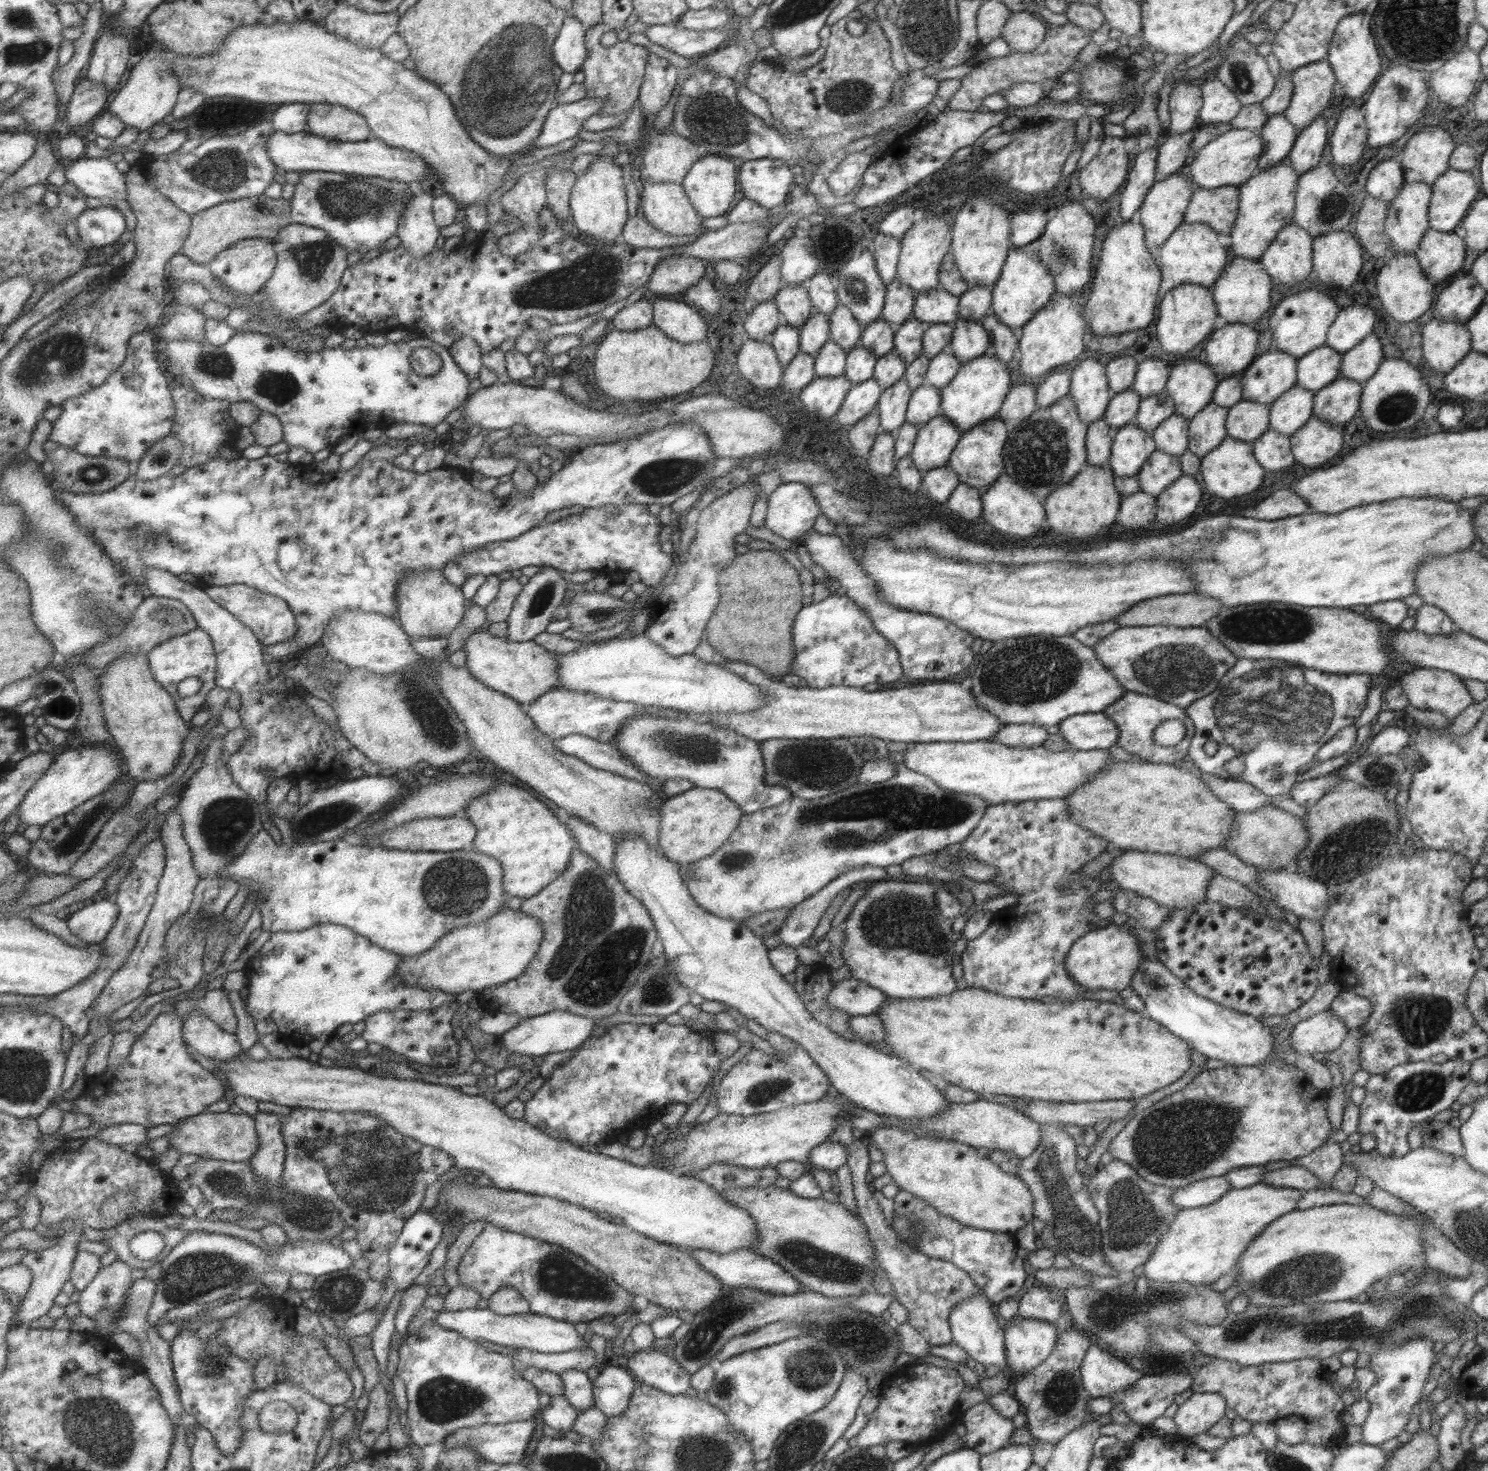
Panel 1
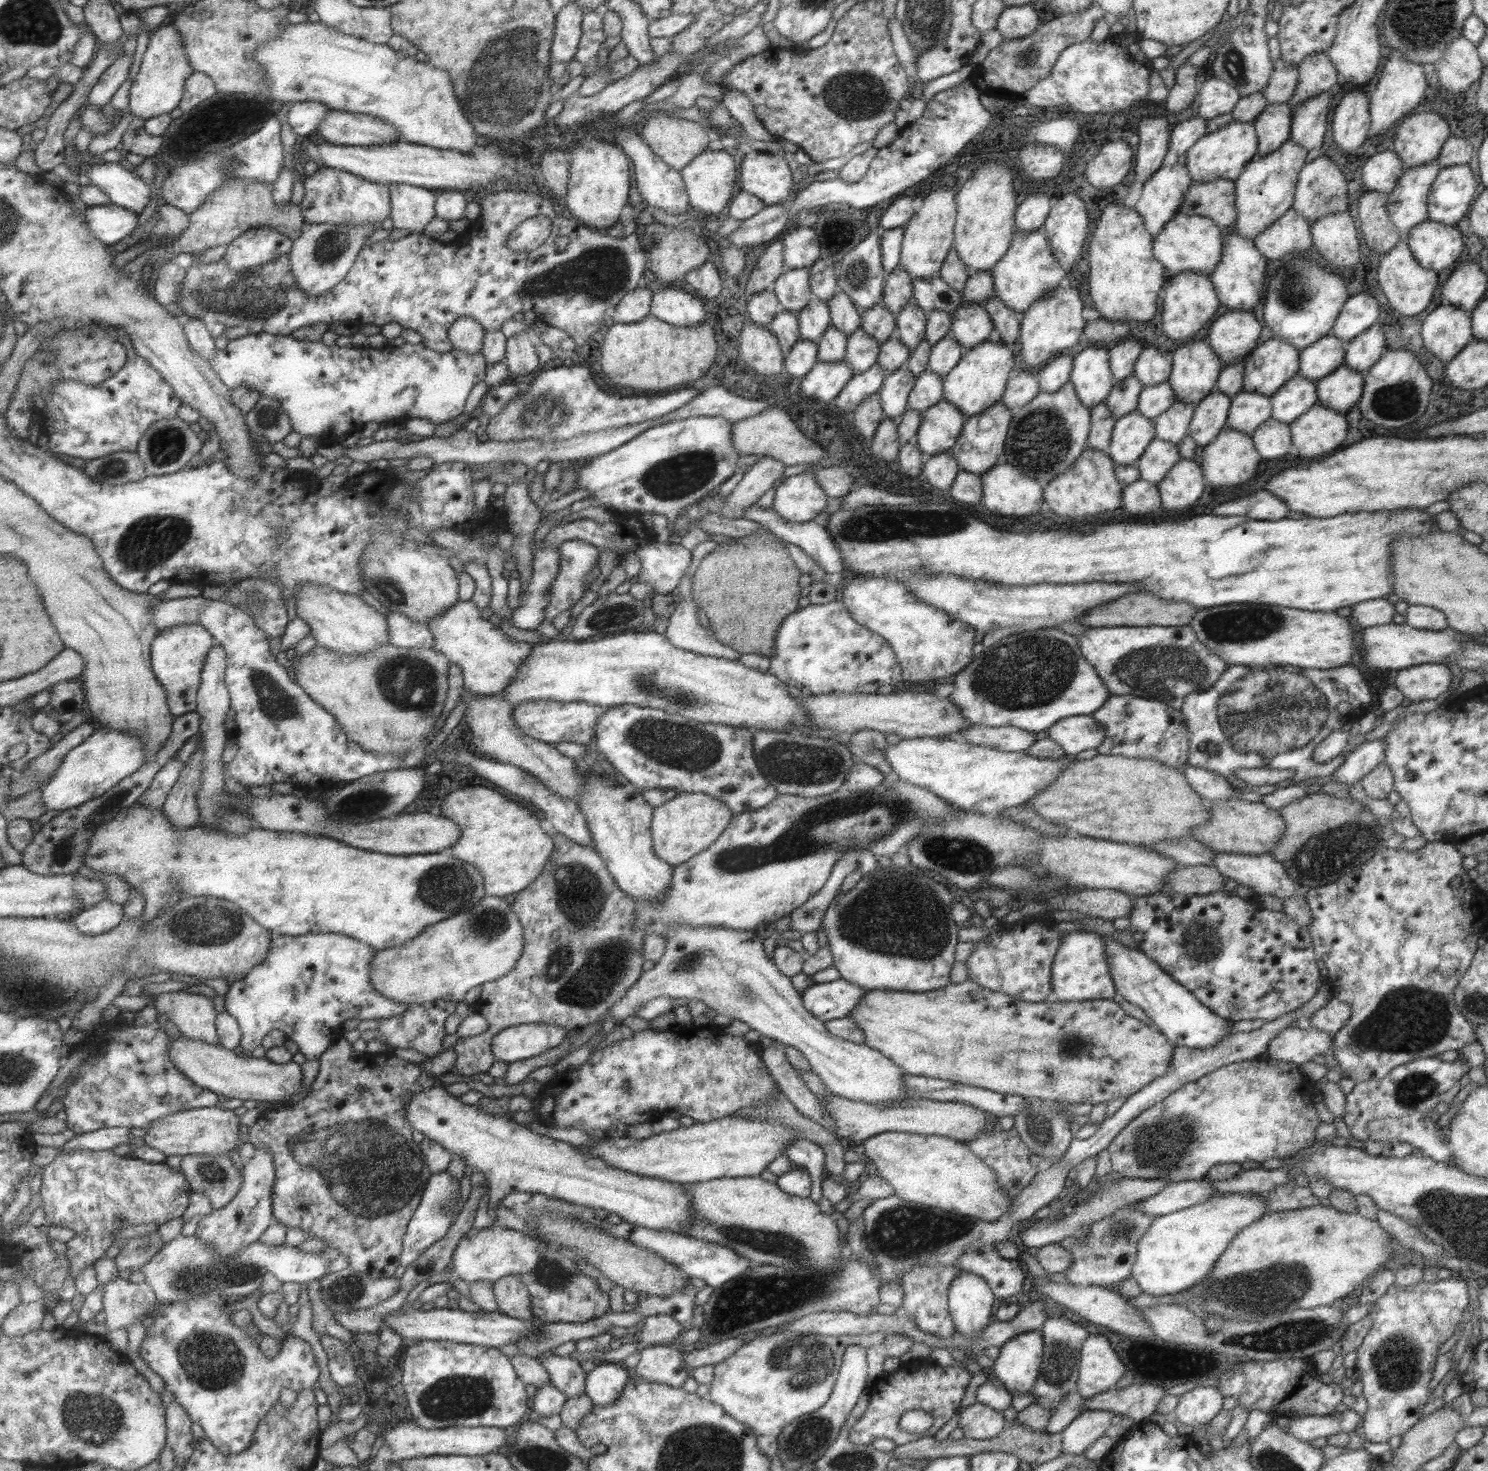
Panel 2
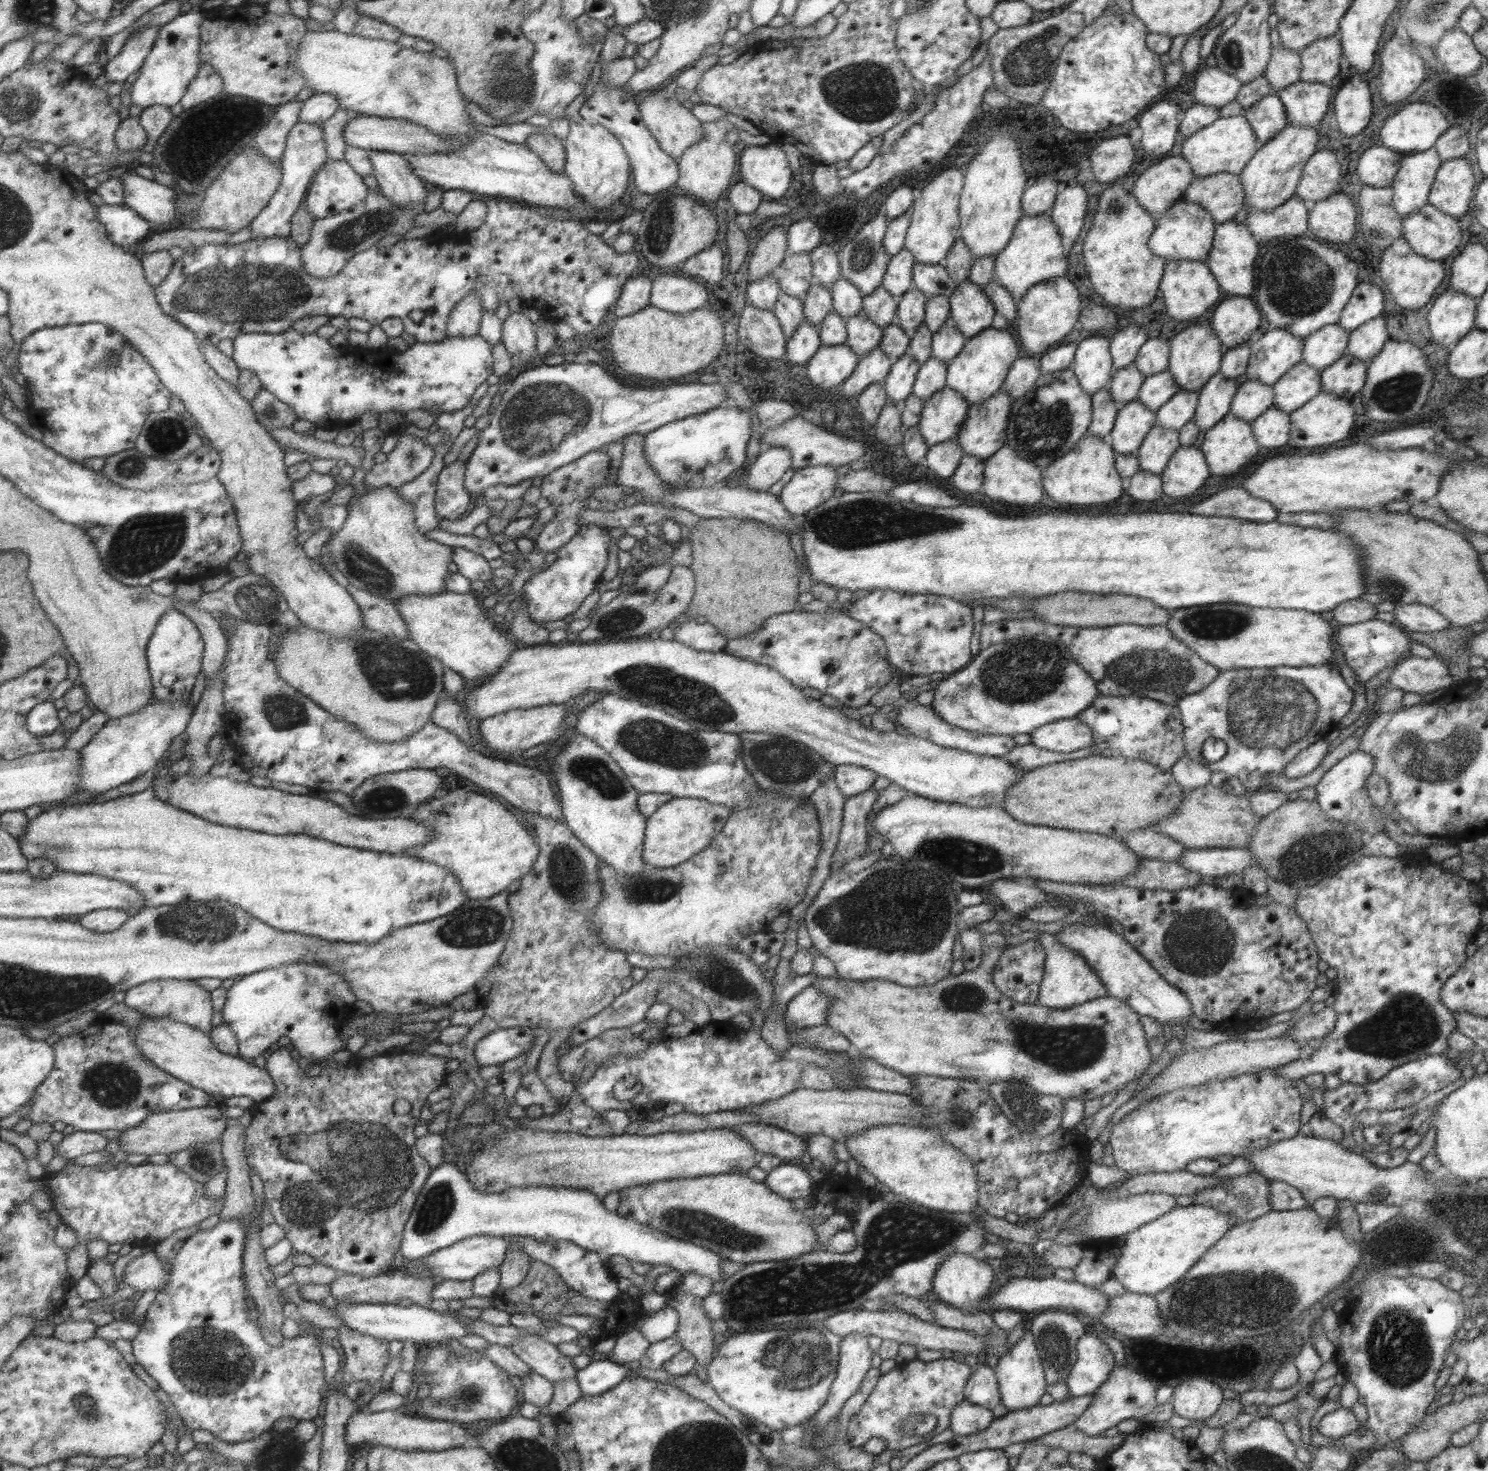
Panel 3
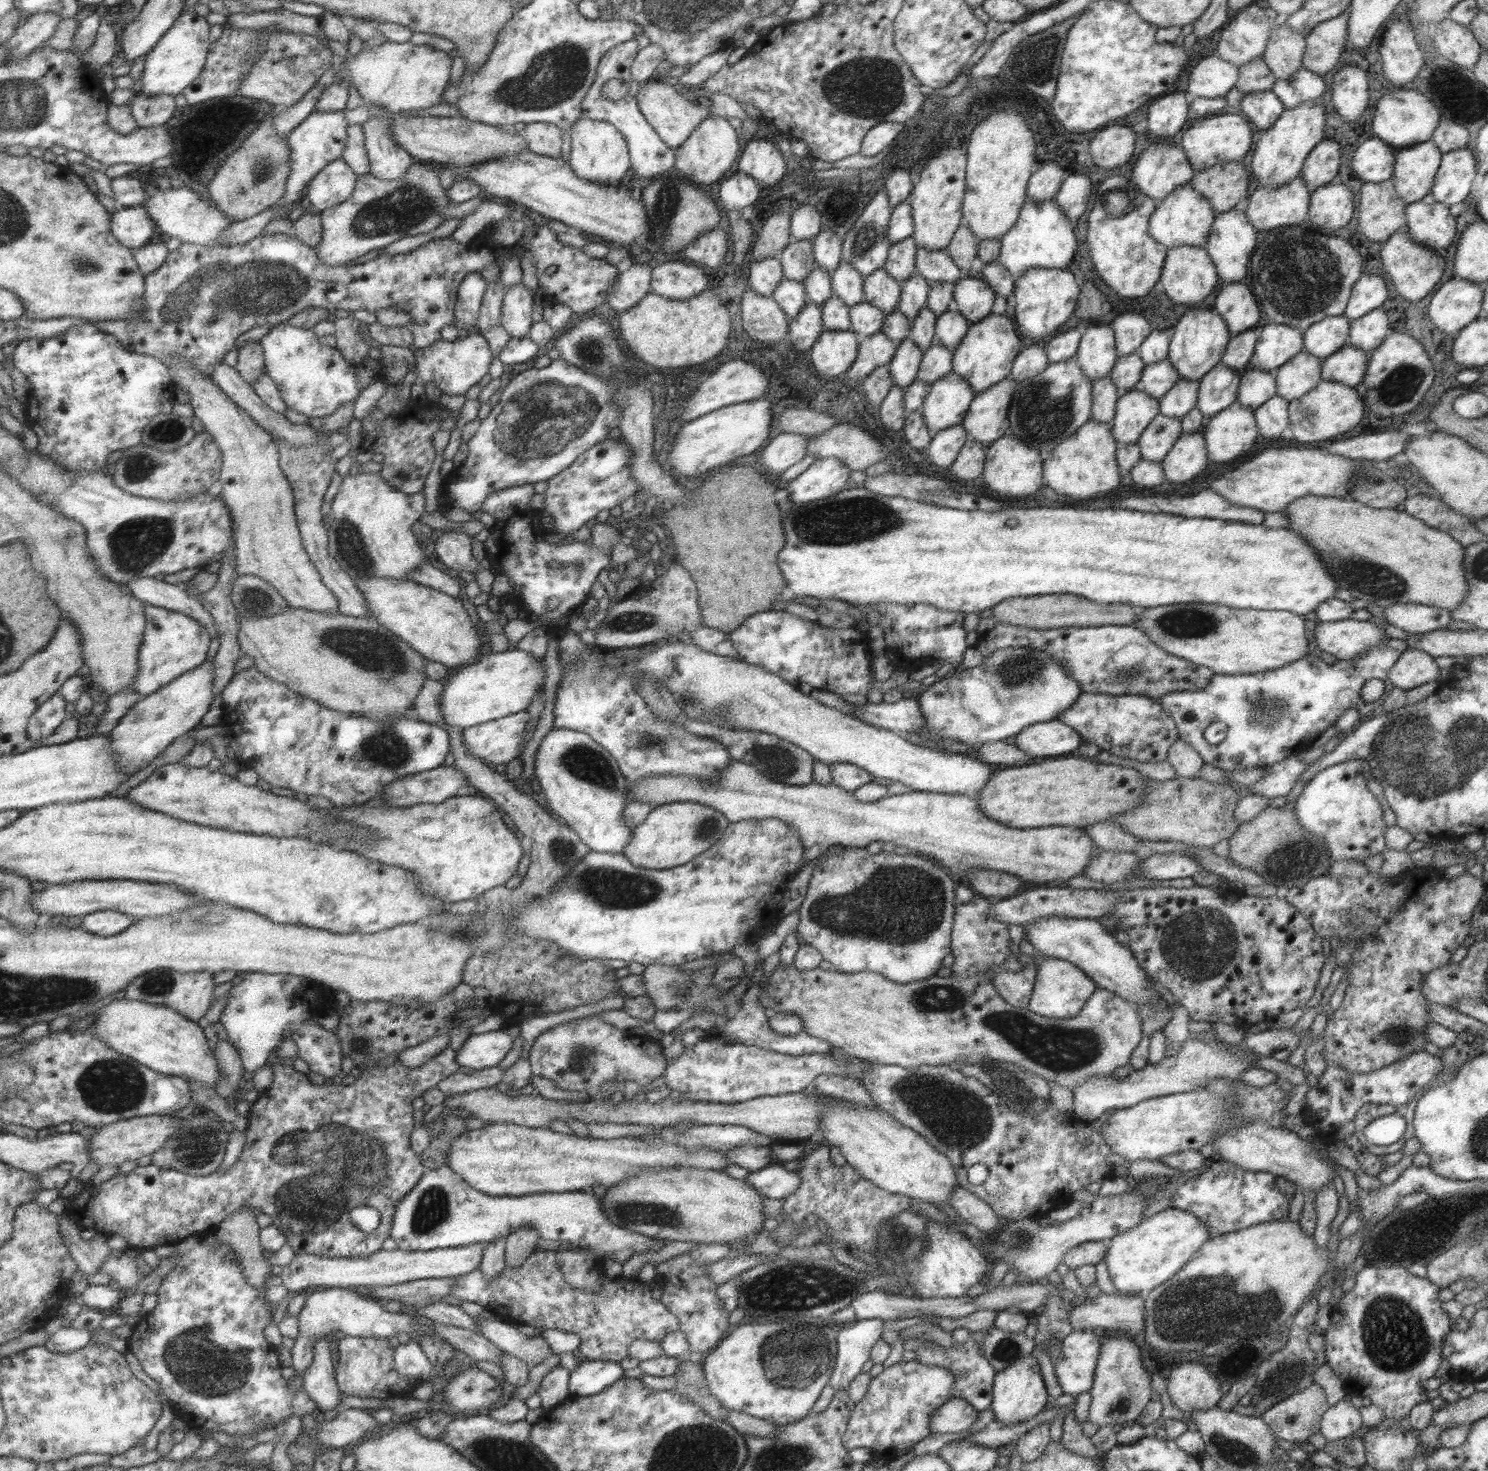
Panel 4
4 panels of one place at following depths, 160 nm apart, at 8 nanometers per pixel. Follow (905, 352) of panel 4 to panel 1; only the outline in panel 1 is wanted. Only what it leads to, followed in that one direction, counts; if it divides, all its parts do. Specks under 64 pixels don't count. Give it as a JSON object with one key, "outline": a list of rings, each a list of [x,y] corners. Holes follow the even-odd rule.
{"outline":[[[904,376],[882,390],[877,400],[877,416],[883,431],[893,433],[900,424],[906,422],[906,407],[912,390]]]}

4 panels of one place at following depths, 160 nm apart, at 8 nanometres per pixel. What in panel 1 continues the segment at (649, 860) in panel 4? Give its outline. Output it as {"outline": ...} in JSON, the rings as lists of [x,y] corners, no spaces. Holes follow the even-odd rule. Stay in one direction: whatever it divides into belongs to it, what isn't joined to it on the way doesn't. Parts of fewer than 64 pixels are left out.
{"outline":[[[690,787],[661,804],[658,848],[667,860],[686,866],[716,851],[737,826],[742,814],[723,792],[713,788]]]}

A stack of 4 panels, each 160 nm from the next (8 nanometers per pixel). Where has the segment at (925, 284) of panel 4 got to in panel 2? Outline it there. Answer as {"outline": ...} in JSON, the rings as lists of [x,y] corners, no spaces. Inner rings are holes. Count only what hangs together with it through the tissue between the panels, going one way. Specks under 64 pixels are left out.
{"outline":[[[911,300],[894,315],[897,339],[909,350],[924,340],[927,313]]]}

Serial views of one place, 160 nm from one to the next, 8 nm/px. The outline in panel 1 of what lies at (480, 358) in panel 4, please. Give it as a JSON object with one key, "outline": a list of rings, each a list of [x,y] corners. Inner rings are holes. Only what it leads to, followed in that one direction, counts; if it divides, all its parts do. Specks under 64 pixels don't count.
{"outline":[[[244,330],[235,334],[235,336],[231,338],[231,341],[223,346],[215,346],[207,341],[207,338],[205,338],[205,341],[171,340],[166,344],[166,355],[166,372],[171,378],[173,386],[189,386],[189,388],[193,388],[193,390],[199,392],[200,396],[205,399],[227,400],[231,404],[237,404],[237,402],[250,402],[251,404],[255,404],[255,406],[259,406],[262,411],[277,416],[281,421],[281,426],[284,429],[283,441],[288,444],[289,449],[297,446],[303,447],[312,454],[319,452],[322,448],[330,449],[337,441],[342,440],[354,432],[361,433],[367,426],[374,426],[377,422],[387,422],[387,424],[393,424],[393,422],[424,424],[428,427],[434,427],[442,420],[445,420],[445,416],[447,416],[451,410],[463,407],[463,403],[465,403],[465,399],[467,399],[467,392],[469,392],[469,390],[467,390],[467,384],[470,382],[469,377],[456,366],[448,349],[424,337],[414,338],[413,340],[409,340],[409,342],[397,341],[392,343],[391,341],[386,341],[386,343],[381,346],[366,345],[363,348],[355,346],[352,349],[345,349],[340,346],[332,349],[323,347],[315,352],[305,352],[292,349],[287,343],[283,344],[278,333],[274,336],[266,336],[265,334],[261,334],[261,332],[253,333]],[[416,348],[430,348],[440,356],[441,368],[435,372],[435,374],[431,376],[421,376],[413,372],[409,357],[411,356],[411,352]]]}

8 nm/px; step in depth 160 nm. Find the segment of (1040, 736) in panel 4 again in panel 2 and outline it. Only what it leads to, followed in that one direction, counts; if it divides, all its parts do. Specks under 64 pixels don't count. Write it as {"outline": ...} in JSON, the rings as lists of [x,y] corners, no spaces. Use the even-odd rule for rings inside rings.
{"outline":[[[1075,715],[1059,719],[1047,729],[1047,738],[1061,746],[1065,755],[1097,748],[1105,738],[1105,730],[1092,715]]]}

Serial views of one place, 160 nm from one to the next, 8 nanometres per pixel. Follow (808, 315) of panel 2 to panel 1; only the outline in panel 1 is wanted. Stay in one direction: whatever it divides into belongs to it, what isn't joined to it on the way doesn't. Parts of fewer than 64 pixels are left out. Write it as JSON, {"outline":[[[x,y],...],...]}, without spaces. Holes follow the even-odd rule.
{"outline":[[[812,312],[798,328],[800,350],[815,356],[830,339],[828,316]]]}

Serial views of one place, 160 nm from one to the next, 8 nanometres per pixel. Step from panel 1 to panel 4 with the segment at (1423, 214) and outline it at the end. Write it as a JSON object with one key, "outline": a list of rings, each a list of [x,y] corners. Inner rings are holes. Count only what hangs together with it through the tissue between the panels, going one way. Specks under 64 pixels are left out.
{"outline":[[[1431,139],[1396,149],[1390,179],[1403,202],[1415,202],[1430,193],[1441,155]]]}

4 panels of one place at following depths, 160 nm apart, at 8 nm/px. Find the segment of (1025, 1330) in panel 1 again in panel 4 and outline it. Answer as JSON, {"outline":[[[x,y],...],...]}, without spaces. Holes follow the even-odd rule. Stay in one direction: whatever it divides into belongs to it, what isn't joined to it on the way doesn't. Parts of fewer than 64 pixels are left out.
{"outline":[[[1029,1355],[1023,1359],[1015,1360],[1008,1368],[995,1373],[990,1402],[994,1420],[1003,1424],[1027,1422],[1044,1409],[1043,1406],[1050,1400],[1050,1396],[1046,1393],[1046,1386],[1040,1372],[1041,1367]]]}

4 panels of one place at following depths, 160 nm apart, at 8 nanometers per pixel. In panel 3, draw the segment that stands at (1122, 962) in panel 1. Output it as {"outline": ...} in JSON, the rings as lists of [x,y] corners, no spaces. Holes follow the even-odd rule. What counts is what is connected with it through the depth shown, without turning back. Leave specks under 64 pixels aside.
{"outline":[[[1039,933],[1035,940],[1040,943],[1045,953],[1036,1004],[1047,1008],[1069,1008],[1108,995],[1103,983],[1097,978],[1092,968],[1089,968],[1085,959],[1073,952],[1071,948],[1062,946],[1054,934]]]}

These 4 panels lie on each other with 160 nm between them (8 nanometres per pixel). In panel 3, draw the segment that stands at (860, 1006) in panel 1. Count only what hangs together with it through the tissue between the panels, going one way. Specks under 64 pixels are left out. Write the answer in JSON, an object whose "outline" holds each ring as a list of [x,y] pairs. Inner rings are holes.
{"outline":[[[807,986],[787,1003],[784,1026],[819,1026],[825,1023],[825,1012],[830,1007],[826,996],[814,986]]]}

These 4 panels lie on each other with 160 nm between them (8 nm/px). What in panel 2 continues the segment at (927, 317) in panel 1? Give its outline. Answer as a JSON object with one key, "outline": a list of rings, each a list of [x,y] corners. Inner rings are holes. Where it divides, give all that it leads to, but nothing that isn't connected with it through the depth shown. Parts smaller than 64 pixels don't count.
{"outline":[[[933,277],[927,279],[912,278],[912,300],[924,312],[932,310],[942,310],[951,314],[959,304],[961,304],[962,294],[950,288],[941,278]]]}

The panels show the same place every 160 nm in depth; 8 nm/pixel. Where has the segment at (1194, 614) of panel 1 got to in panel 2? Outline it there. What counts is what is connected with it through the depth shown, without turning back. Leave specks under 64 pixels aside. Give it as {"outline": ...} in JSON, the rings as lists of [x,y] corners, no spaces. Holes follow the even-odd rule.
{"outline":[[[1125,594],[1119,600],[1110,600],[1108,603],[1090,608],[1084,615],[1076,618],[1077,622],[1086,627],[1114,627],[1121,625],[1144,627],[1145,625],[1181,626],[1187,624],[1195,614],[1195,608],[1185,602],[1163,602],[1151,594]]]}

